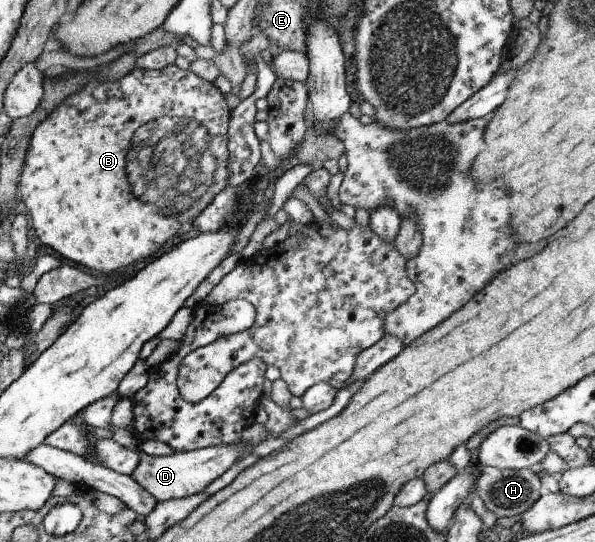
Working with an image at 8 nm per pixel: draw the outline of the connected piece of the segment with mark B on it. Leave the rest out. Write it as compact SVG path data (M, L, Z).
M169 64L160 70L133 68L129 74L115 82L87 82L77 93L67 96L46 118L37 124L31 134L28 152L25 154L21 174L17 182L20 207L25 210L32 236L39 246L53 249L59 256L75 262L81 268L95 270L102 275L124 270L136 262L157 252L165 242L178 236L183 224L192 224L197 214L213 202L213 198L227 186L227 128L229 128L231 110L225 98L213 83L206 82L187 70L181 70L175 64Z

